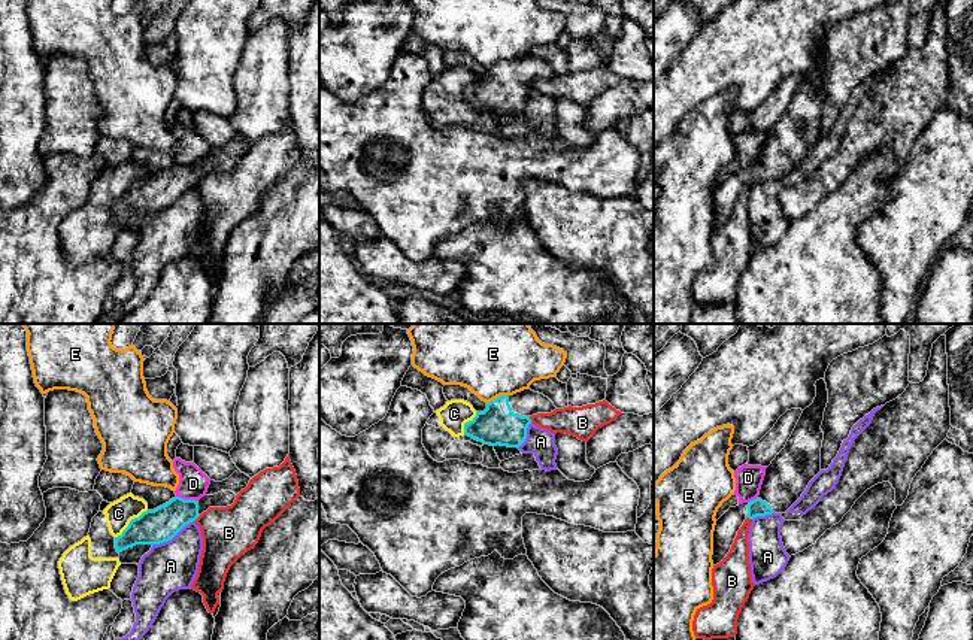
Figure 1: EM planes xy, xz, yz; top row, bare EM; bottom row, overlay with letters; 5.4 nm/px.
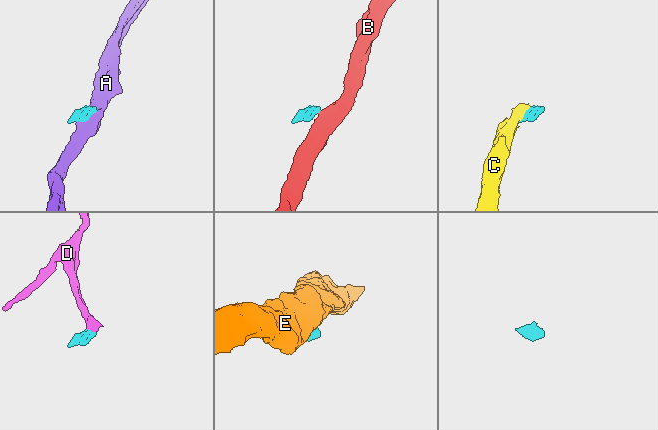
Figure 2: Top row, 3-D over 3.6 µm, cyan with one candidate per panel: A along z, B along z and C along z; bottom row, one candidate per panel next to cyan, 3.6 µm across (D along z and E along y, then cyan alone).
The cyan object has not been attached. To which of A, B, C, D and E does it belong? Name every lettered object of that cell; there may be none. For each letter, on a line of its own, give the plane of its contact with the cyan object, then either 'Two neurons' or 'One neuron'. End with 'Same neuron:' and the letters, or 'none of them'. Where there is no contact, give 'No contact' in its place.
A: Touches cyan in xy. Two neurons
B: Touches cyan in xy. Two neurons
C: Touches cyan in xy. Two neurons
D: Touches cyan in xy. Two neurons
E: Touches cyan in xz. Two neurons
Same neuron: none of them

